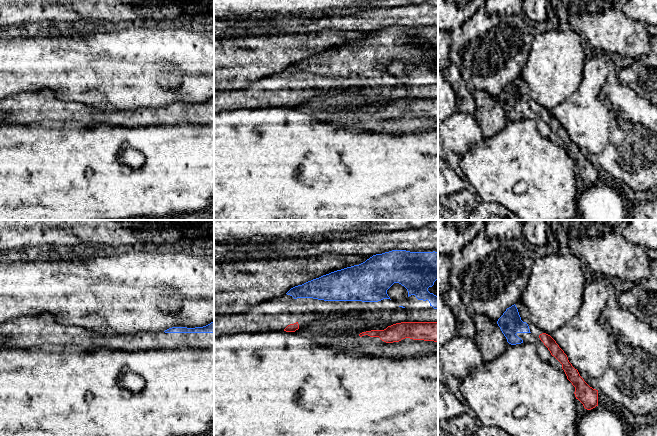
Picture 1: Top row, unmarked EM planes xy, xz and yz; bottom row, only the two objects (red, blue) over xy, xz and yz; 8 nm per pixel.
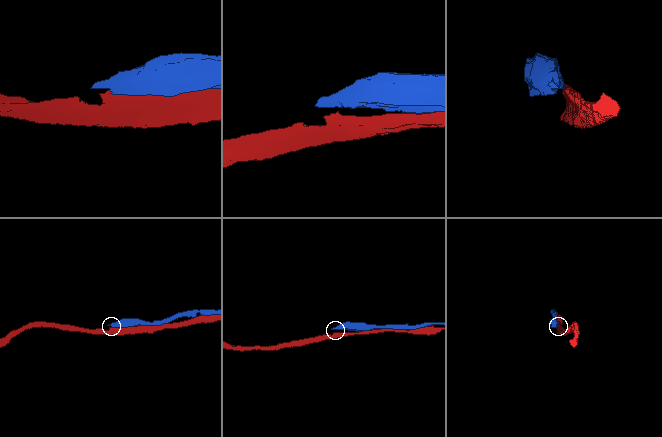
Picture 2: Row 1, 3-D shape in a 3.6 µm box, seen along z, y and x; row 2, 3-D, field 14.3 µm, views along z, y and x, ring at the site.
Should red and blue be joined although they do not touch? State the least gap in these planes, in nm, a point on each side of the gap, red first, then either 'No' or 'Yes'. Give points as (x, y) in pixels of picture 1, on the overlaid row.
Distance 80 nm. Across: yz (539, 335), (530, 332). No

